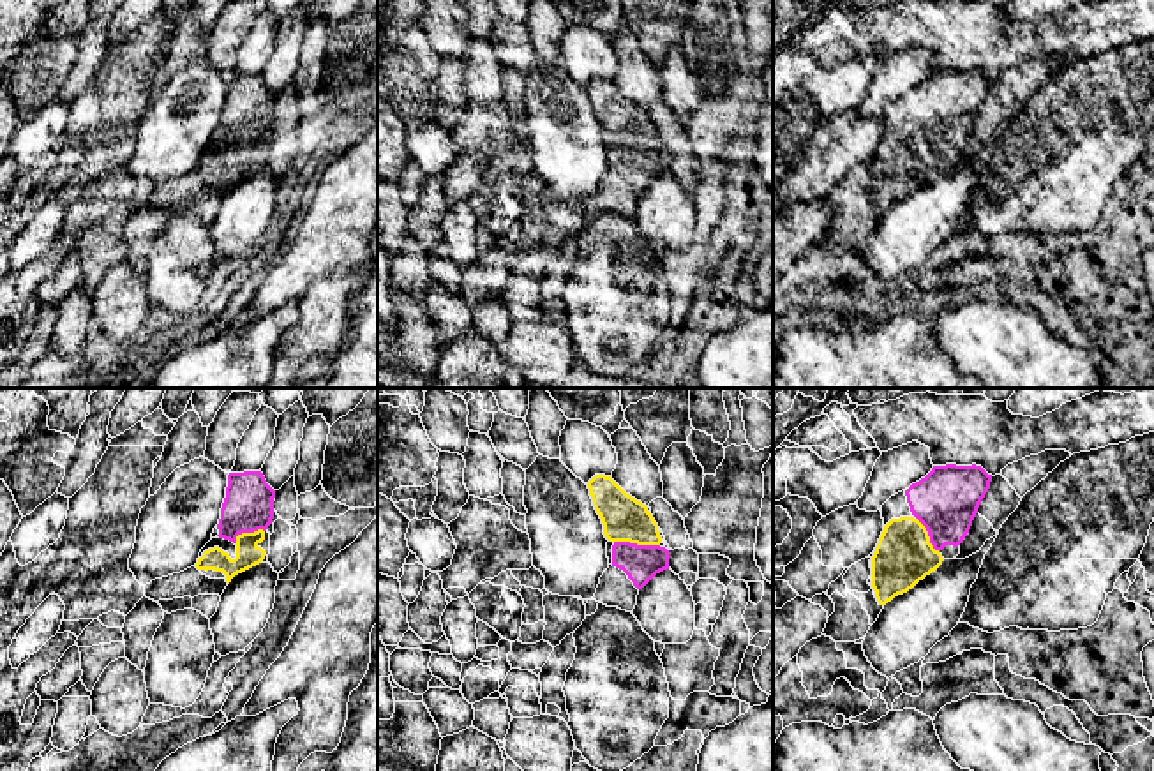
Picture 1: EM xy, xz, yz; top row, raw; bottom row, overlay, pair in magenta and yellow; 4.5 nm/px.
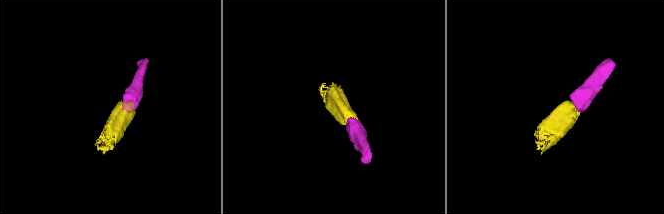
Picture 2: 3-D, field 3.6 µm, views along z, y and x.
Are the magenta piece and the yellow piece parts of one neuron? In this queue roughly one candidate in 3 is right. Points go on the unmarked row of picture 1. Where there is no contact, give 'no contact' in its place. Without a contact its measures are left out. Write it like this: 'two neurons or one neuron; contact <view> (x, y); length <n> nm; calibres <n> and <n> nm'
one neuron; contact xz (636, 149); length 200 nm; calibres 170 and 200 nm

